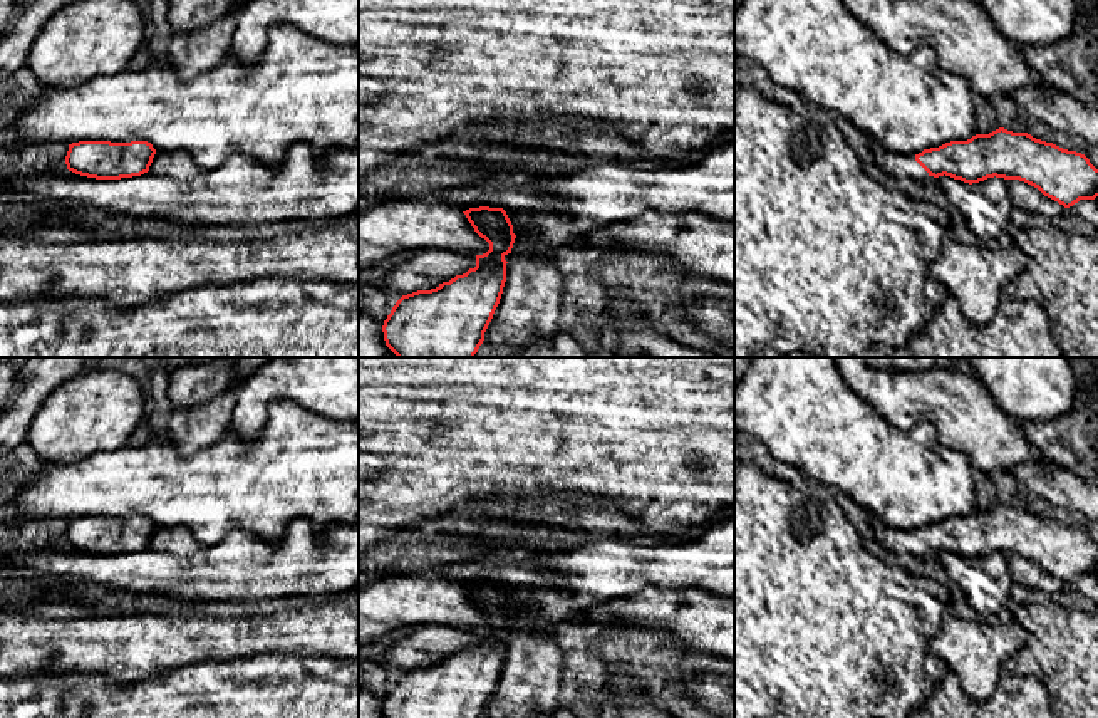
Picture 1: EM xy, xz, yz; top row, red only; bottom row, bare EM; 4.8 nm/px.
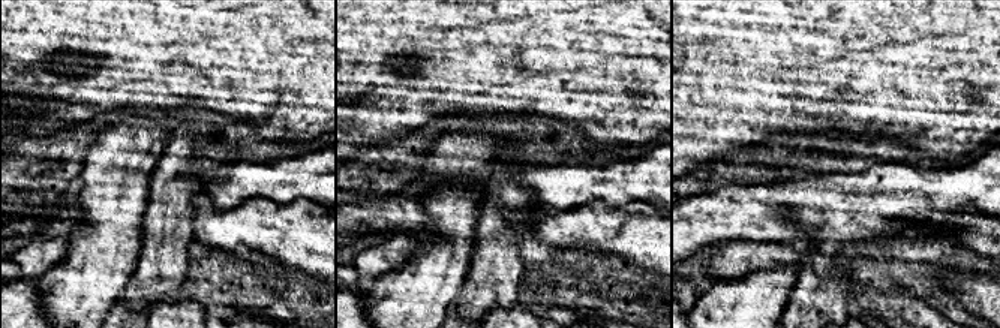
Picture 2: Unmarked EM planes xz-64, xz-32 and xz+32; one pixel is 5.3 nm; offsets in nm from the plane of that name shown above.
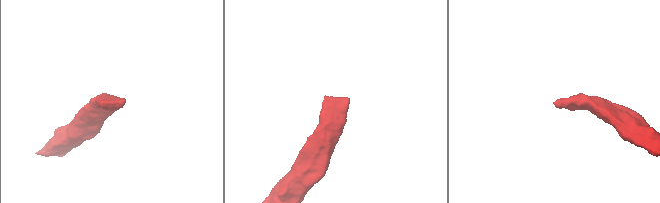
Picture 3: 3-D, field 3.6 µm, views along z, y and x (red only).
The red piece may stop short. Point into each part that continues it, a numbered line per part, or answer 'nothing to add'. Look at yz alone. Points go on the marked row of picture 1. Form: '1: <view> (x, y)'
1: yz (902, 166)

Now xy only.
nothing to add

